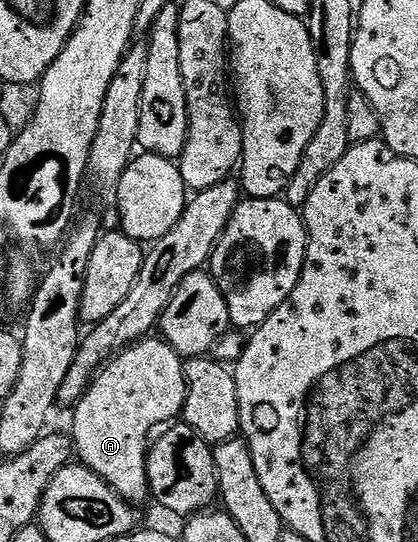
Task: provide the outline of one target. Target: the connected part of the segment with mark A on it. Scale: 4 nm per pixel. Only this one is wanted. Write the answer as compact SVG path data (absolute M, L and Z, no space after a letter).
M155 338L136 340L130 348L100 368L95 380L87 387L87 393L74 405L75 417L69 429L78 463L93 470L132 506L140 506L149 500L149 441L156 429L170 425L182 413L187 393L184 357L177 355L166 340L151 339Z

